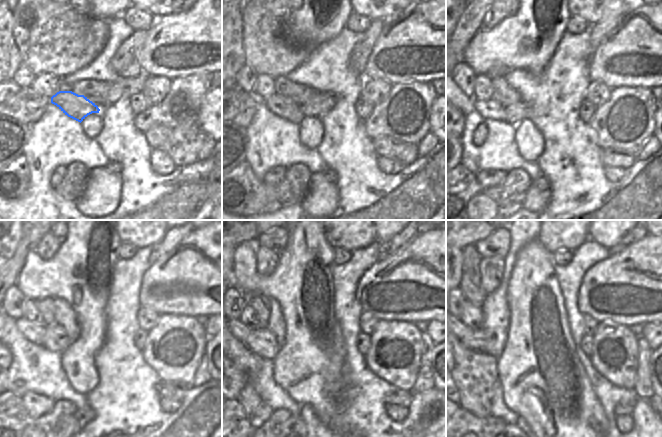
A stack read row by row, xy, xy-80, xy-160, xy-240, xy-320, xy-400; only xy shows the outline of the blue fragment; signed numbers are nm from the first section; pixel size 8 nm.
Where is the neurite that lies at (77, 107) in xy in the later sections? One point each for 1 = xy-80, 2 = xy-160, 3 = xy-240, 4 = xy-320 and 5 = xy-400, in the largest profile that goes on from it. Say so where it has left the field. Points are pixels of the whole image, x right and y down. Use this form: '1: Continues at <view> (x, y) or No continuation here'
1: Continues at xy-80 (282, 106)
2: Continues at xy-160 (491, 109)
3: Continues at xy-240 (33, 332)
4: Continues at xy-320 (242, 332)
5: Continues at xy-400 (466, 330).

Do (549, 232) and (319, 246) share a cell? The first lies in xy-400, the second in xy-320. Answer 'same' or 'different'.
different

